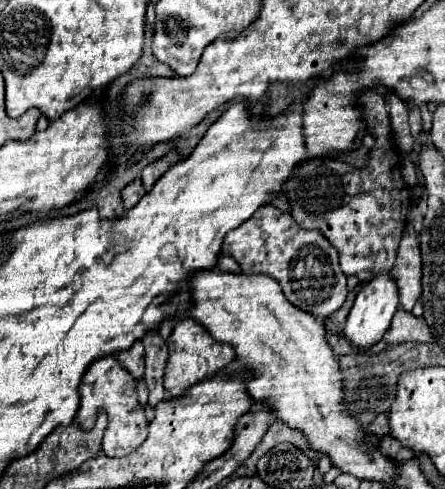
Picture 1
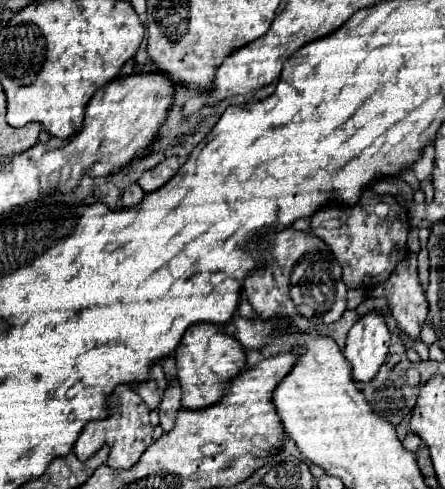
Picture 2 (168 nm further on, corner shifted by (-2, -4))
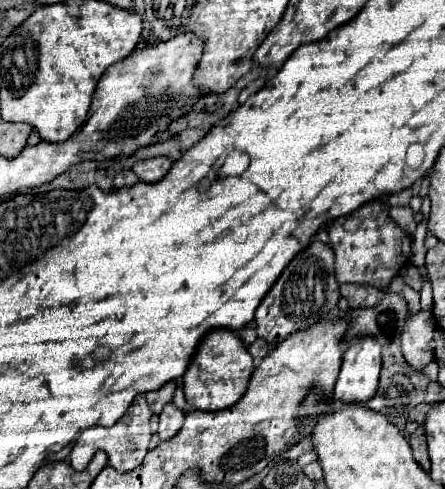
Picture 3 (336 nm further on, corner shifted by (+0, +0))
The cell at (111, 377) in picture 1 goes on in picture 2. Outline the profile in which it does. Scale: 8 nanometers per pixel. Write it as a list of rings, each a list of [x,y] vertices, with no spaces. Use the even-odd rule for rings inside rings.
[[[116,386],[114,392],[106,398],[106,408],[108,408],[108,416],[102,420],[90,420],[82,434],[78,436],[76,444],[74,444],[74,454],[80,460],[88,460],[102,444],[110,446],[110,456],[108,456],[108,466],[118,468],[118,470],[126,470],[130,466],[134,466],[142,452],[152,444],[152,430],[154,426],[150,424],[148,412],[150,408],[140,400],[140,396],[130,388],[130,386]]]

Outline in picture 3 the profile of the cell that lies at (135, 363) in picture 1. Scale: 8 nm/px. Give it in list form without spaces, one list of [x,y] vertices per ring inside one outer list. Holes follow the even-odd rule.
[[[168,382],[168,384],[164,384],[160,390],[148,392],[148,394],[146,394],[146,400],[148,400],[148,404],[150,404],[150,410],[152,410],[154,414],[160,414],[162,408],[164,408],[164,404],[172,402],[174,390],[176,390],[176,384],[174,384],[174,382]]]

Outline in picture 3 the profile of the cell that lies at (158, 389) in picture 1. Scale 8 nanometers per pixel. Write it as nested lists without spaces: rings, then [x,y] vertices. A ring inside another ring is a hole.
[[[166,404],[164,410],[160,412],[160,428],[158,428],[160,440],[170,440],[172,436],[176,436],[182,424],[184,424],[184,414],[174,404]]]

